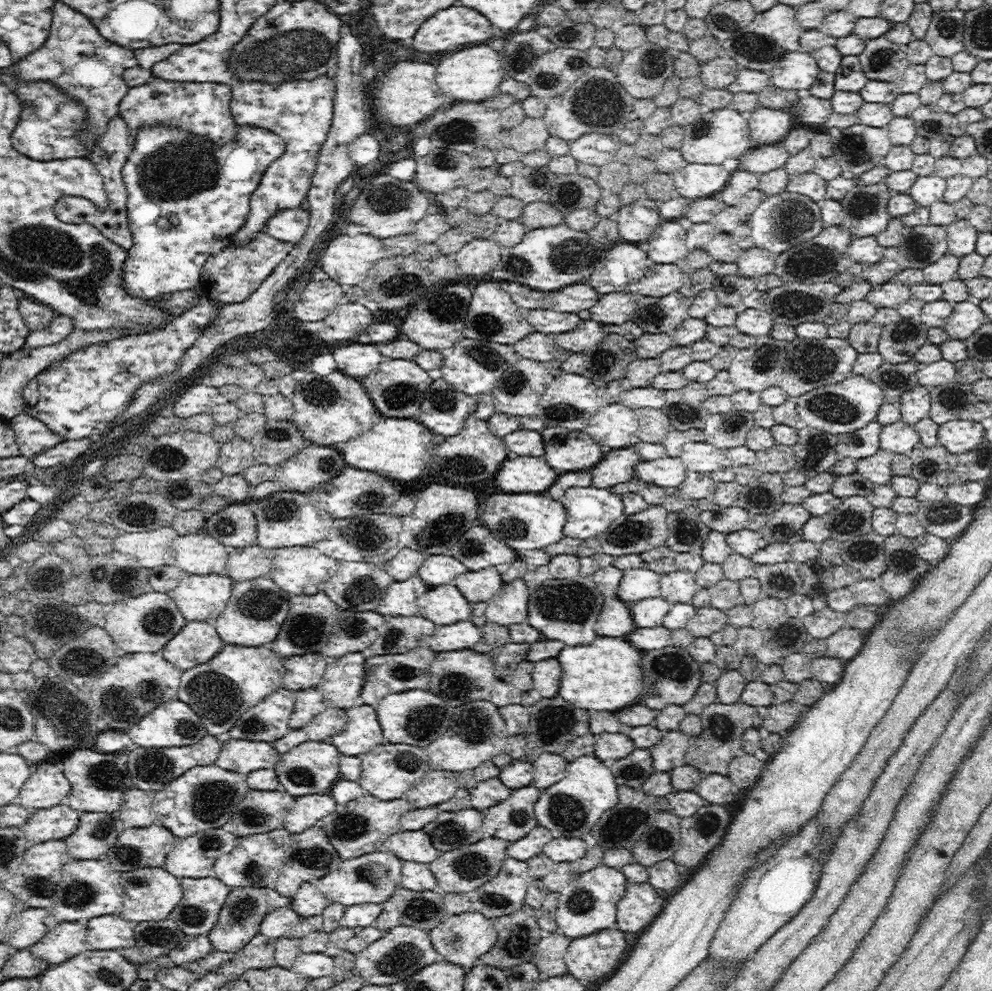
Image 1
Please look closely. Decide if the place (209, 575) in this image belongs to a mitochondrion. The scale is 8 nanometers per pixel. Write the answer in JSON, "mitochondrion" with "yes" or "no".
{"mitochondrion":"no"}

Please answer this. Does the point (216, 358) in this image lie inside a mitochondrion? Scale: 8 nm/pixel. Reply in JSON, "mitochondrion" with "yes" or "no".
{"mitochondrion":"no"}

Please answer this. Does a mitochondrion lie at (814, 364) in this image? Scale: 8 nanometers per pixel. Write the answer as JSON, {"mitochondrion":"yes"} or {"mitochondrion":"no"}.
{"mitochondrion":"yes"}

